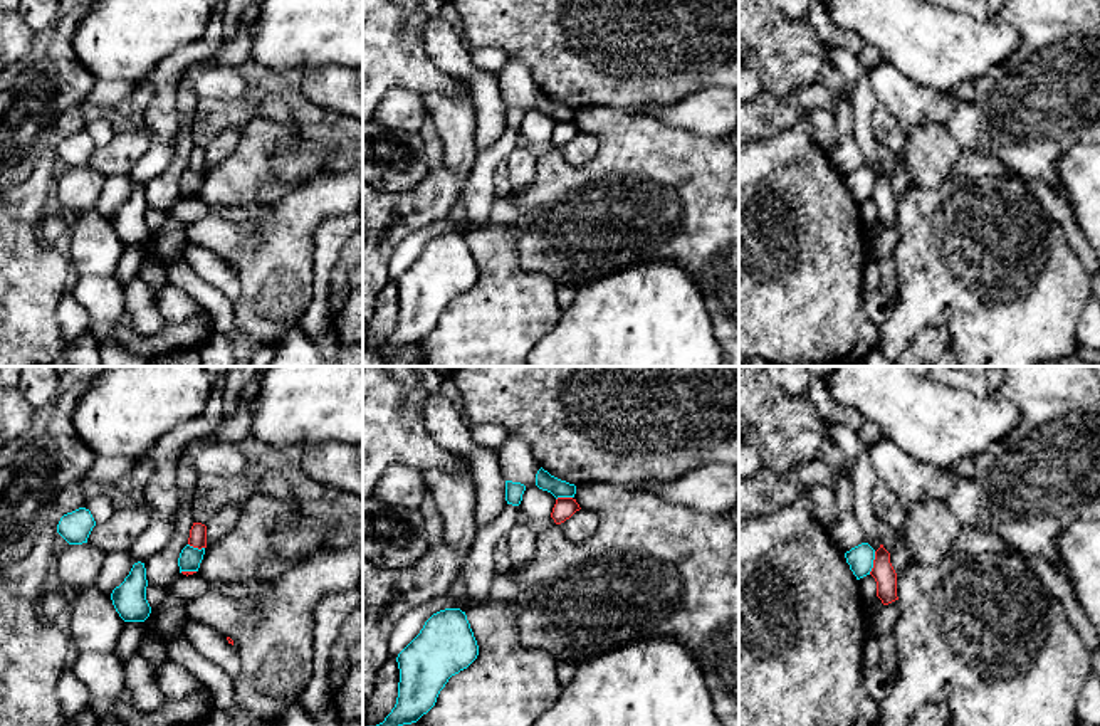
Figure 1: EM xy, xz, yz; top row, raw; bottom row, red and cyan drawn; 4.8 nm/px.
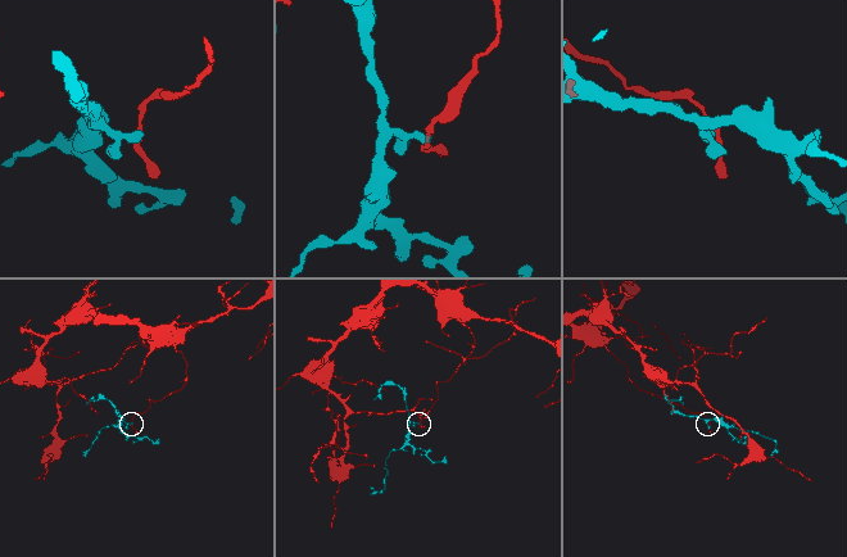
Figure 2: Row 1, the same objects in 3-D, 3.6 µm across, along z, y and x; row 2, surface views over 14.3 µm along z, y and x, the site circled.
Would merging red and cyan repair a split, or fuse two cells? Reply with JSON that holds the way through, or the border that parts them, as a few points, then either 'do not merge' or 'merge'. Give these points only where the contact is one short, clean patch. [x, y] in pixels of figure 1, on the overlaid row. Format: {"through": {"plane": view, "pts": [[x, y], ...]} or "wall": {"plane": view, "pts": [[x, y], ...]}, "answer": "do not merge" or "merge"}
{"wall": {"plane": "yz", "pts": [[875, 552], [869, 573]]}, "answer": "do not merge"}

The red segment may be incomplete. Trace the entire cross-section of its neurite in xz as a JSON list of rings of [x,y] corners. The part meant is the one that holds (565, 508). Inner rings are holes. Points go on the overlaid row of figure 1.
[[[558,497],[553,508],[551,518],[556,524],[564,523],[569,519],[576,511],[579,511],[579,504],[573,497]]]

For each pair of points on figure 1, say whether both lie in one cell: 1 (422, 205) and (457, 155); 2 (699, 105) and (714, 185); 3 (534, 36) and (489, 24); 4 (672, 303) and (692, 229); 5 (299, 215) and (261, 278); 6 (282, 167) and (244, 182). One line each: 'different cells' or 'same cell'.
1: different cells
2: different cells
3: same cell
4: different cells
5: same cell
6: different cells

